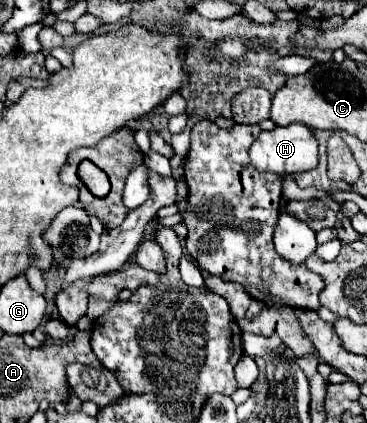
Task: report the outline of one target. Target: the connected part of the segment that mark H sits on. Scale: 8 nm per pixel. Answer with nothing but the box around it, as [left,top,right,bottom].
[250,123,318,175]

